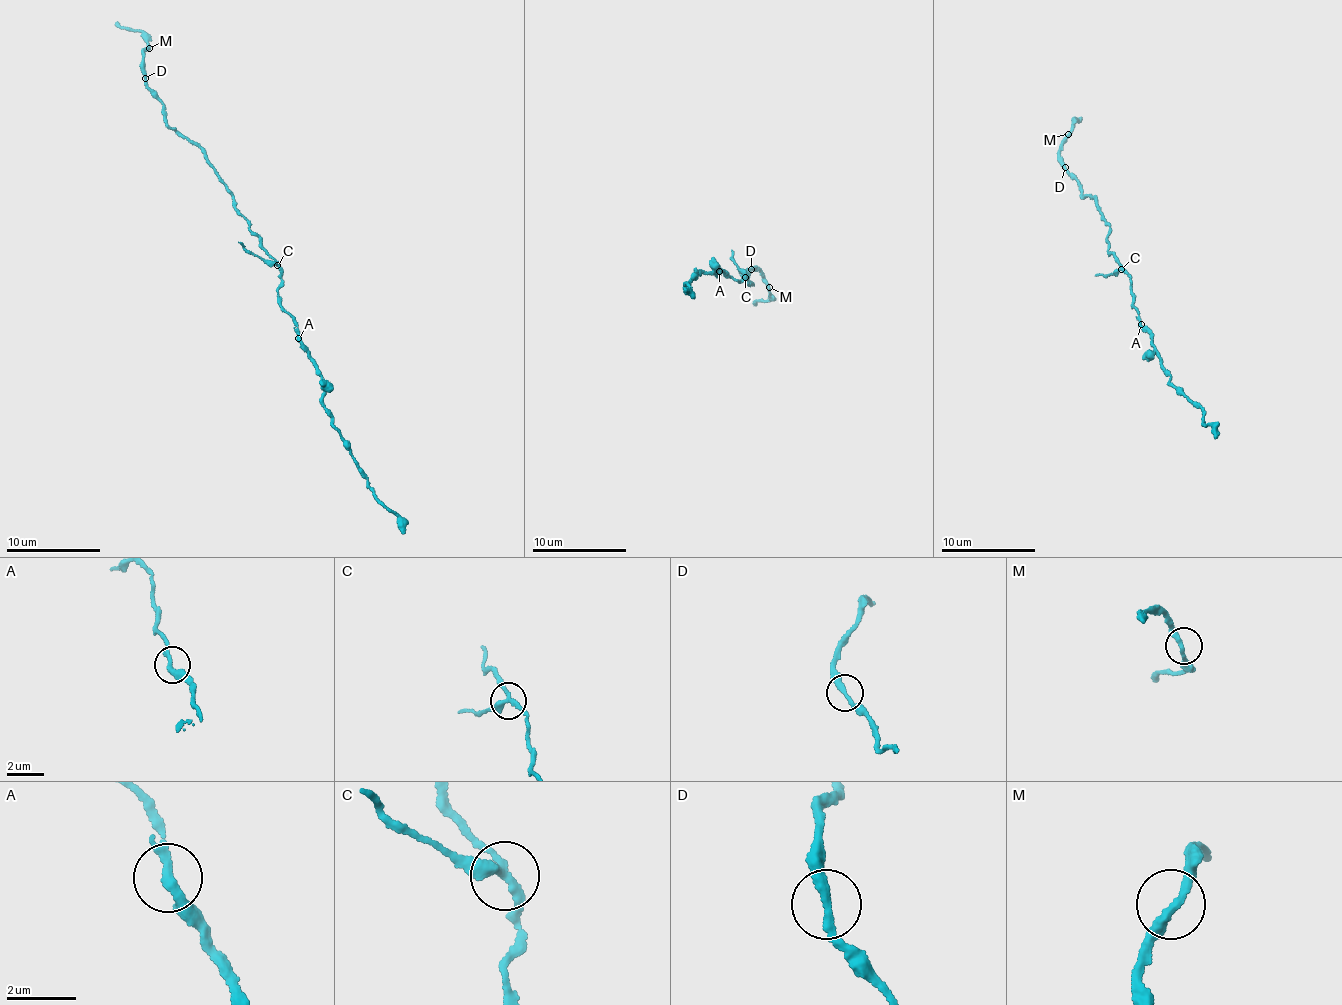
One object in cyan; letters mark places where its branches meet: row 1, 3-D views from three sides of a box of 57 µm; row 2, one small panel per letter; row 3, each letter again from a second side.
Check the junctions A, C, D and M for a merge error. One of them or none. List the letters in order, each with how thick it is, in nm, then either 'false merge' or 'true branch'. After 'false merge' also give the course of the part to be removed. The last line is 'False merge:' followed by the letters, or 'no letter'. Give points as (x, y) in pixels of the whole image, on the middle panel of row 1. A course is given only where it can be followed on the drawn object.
A: calibre 200 nm; true branch
C: calibre 240 nm; false merge; course (744, 276), (732, 250)
D: calibre 280 nm; true branch
M: calibre 240 nm; true branch
False merge: C

